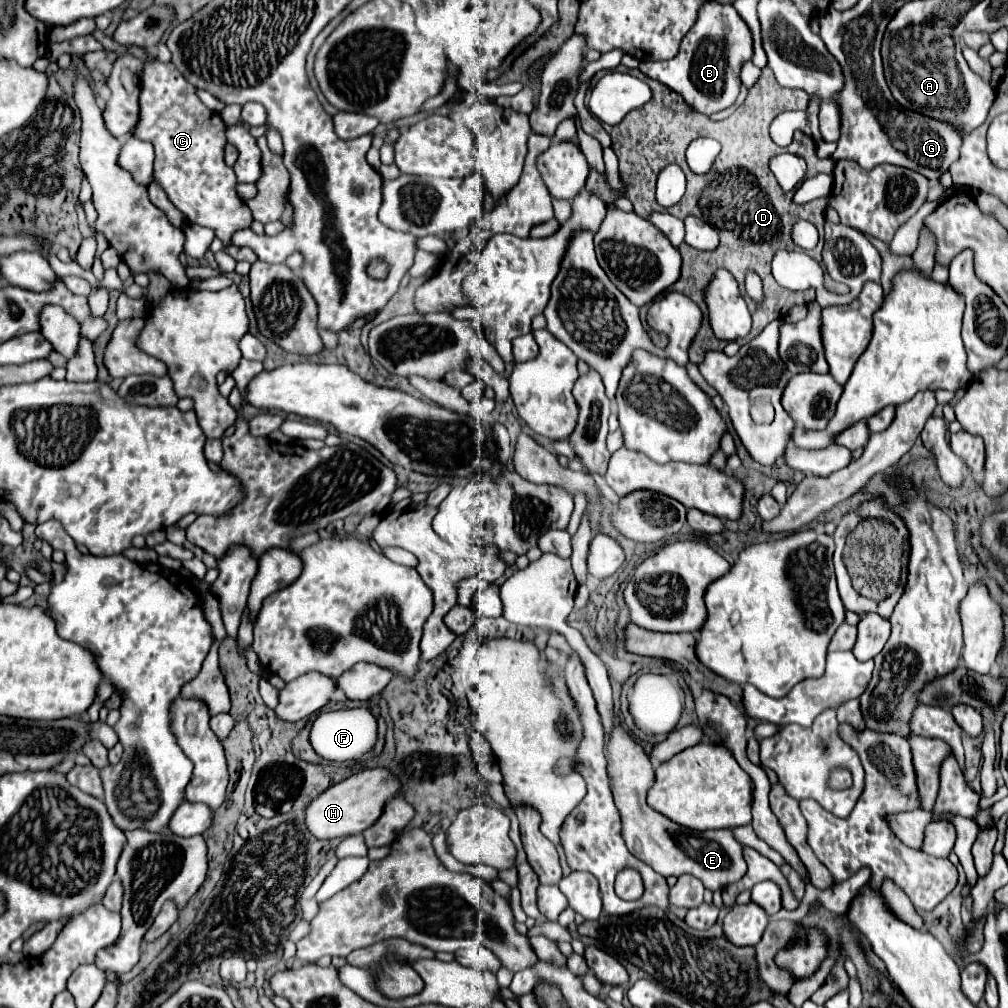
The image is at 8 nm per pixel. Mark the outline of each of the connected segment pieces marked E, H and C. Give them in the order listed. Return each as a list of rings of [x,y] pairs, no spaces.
[[[619,722],[615,724],[615,732],[611,732],[605,744],[605,754],[609,760],[607,770],[615,806],[619,808],[623,820],[623,838],[633,856],[637,856],[641,862],[663,876],[693,874],[711,892],[723,890],[727,884],[733,884],[745,876],[747,862],[743,858],[743,844],[735,840],[733,830],[695,832],[671,822],[669,818],[663,818],[663,814],[647,806],[645,798],[655,780],[655,772],[649,756],[635,740],[631,740],[631,736],[619,726]]]
[[[373,768],[373,770],[363,770],[331,788],[325,792],[317,794],[309,806],[305,808],[305,824],[311,836],[317,840],[331,840],[331,838],[345,838],[351,834],[359,834],[365,828],[373,826],[375,820],[381,816],[383,806],[387,800],[391,800],[399,792],[399,784],[387,776],[385,768]]]
[[[143,62],[139,122],[131,134],[153,144],[155,182],[191,224],[213,228],[225,246],[231,244],[235,230],[249,228],[253,216],[235,192],[237,176],[233,168],[223,162],[223,148],[227,144],[225,124],[217,112],[203,106],[197,88],[171,62]]]

